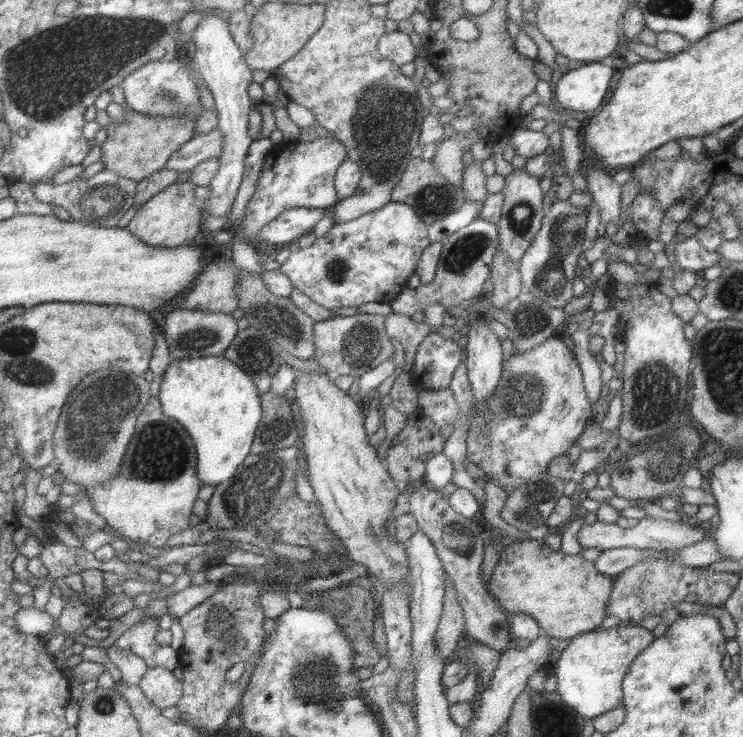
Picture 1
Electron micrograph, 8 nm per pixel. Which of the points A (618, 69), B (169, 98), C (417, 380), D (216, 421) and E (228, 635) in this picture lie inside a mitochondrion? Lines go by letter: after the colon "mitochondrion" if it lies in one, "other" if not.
A: other
B: mitochondrion
C: other
D: other
E: mitochondrion

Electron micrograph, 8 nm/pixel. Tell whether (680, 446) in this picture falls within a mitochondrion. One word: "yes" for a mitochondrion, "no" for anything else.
yes

